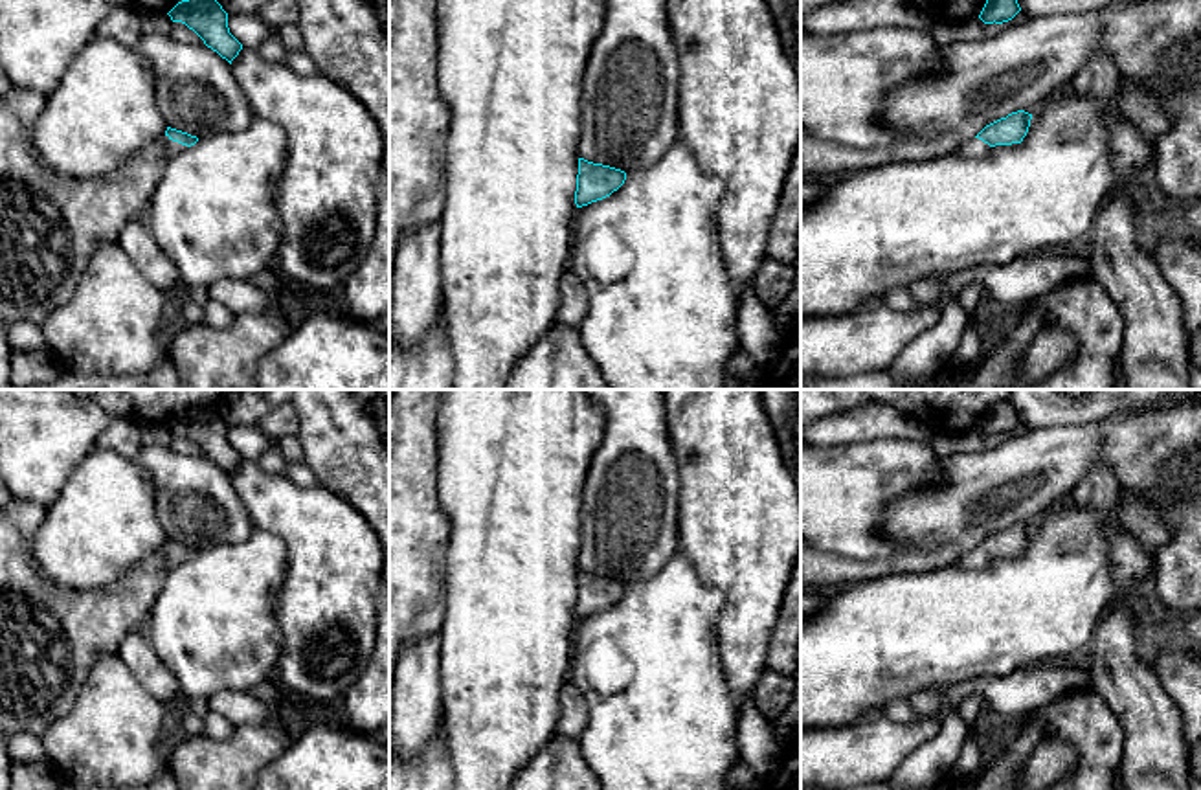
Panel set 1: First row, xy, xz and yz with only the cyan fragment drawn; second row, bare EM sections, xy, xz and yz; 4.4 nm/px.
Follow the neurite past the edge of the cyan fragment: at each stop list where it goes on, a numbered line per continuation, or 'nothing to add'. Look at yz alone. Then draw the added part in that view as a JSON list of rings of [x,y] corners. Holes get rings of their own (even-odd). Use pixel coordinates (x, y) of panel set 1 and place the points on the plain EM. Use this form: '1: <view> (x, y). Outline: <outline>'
1: yz (972, 559). Outline: [[[971,549],[968,551],[962,559],[960,559],[960,566],[964,568],[984,568],[992,562],[993,559],[990,559],[988,555],[984,555],[979,549]]]

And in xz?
nothing to add

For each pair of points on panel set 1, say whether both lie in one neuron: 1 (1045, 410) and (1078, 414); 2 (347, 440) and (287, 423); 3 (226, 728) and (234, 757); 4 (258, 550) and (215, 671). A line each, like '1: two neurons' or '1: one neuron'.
1: one neuron
2: two neurons
3: two neurons
4: one neuron

